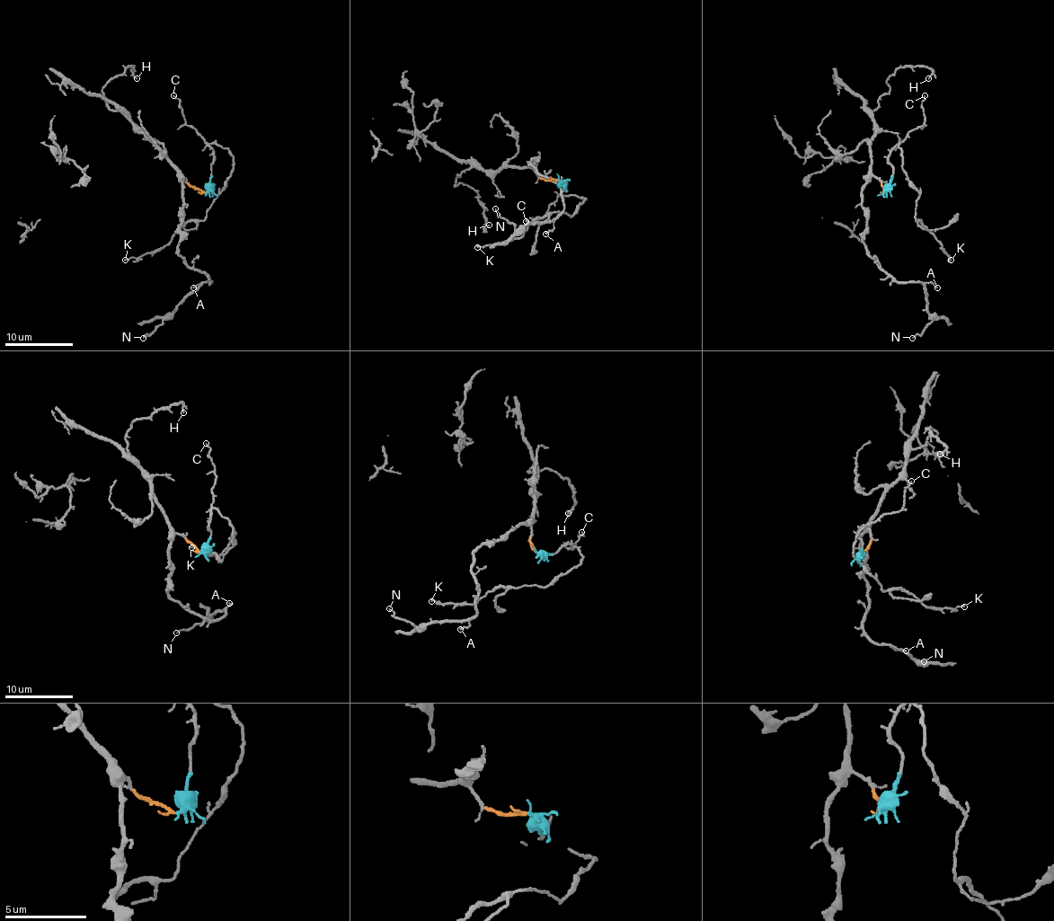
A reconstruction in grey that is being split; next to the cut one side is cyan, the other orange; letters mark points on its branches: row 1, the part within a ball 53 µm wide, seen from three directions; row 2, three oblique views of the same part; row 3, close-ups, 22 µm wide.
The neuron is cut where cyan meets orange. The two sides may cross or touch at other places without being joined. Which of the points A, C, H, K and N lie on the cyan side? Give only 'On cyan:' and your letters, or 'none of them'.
On cyan: C, K

